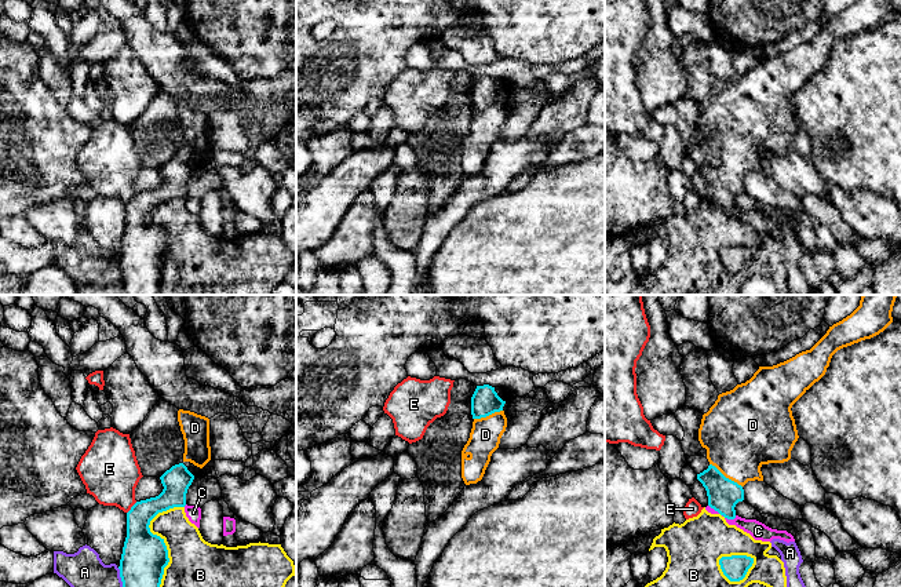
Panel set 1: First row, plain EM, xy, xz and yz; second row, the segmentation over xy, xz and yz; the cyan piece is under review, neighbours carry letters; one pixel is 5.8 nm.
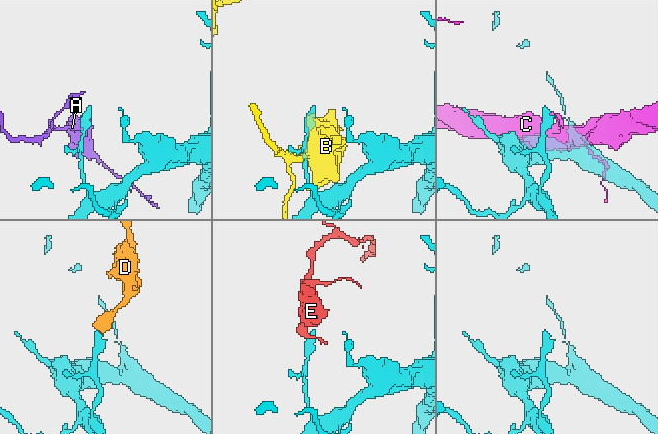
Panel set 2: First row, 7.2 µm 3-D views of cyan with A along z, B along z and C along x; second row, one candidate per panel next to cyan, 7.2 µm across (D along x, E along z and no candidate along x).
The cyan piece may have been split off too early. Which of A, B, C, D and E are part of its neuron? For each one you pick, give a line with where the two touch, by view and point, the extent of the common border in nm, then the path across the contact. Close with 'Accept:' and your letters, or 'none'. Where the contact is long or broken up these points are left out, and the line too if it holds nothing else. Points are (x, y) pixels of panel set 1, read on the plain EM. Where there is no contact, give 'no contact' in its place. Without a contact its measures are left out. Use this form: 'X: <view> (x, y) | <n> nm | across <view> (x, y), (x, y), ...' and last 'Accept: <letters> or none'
A: xy (123, 277) | 220 nm
D: yz (725, 168) | 240 nm | across yz (723, 185), (725, 168), (736, 148), (739, 128)
Accept: A, D

